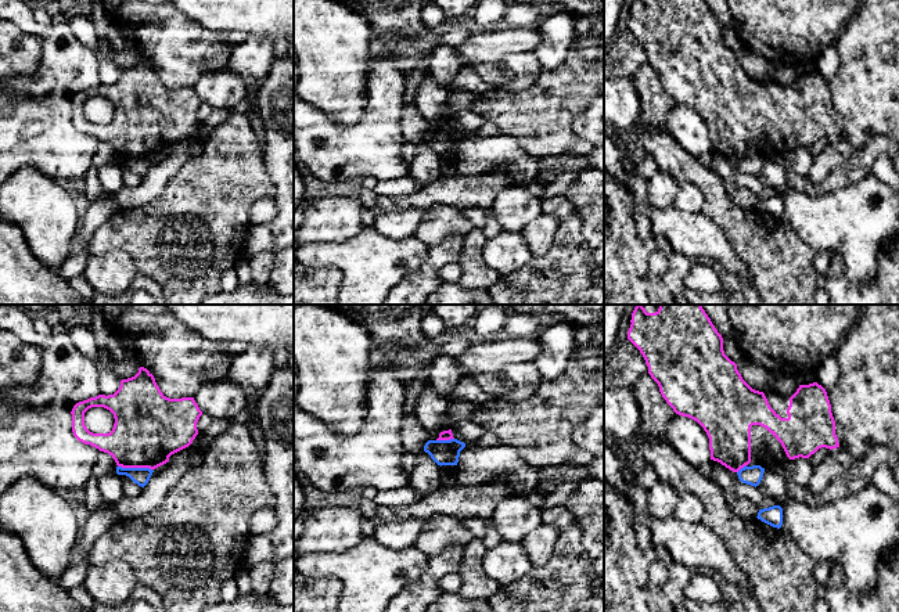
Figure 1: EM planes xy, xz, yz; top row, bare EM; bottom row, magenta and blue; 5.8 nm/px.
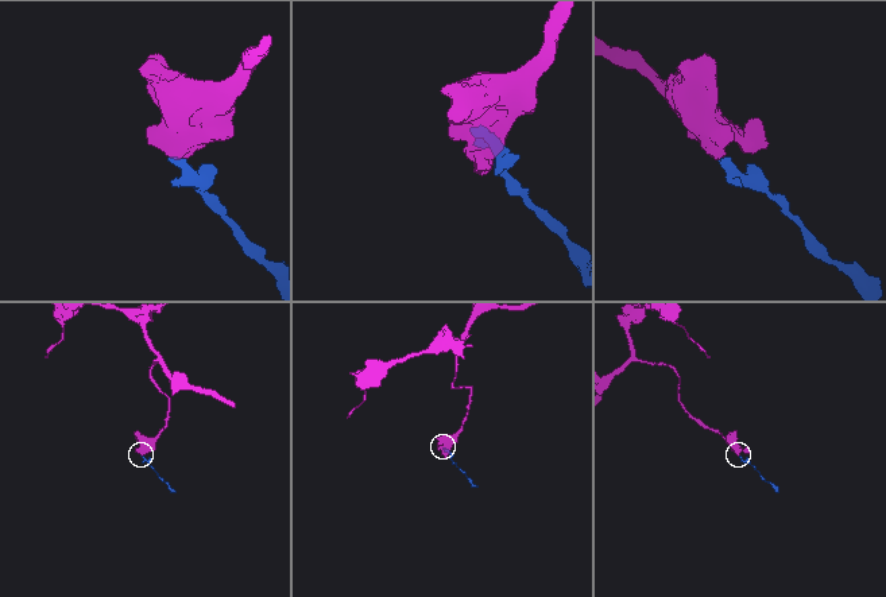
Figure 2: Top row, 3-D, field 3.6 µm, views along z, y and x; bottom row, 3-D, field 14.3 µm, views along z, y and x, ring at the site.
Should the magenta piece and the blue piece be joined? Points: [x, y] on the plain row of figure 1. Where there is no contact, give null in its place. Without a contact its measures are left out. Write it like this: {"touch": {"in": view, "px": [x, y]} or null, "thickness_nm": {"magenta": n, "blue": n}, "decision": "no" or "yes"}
{"touch": {"in": "xy", "px": [135, 157]}, "thickness_nm": {"magenta": 400, "blue": 100}, "decision": "no"}

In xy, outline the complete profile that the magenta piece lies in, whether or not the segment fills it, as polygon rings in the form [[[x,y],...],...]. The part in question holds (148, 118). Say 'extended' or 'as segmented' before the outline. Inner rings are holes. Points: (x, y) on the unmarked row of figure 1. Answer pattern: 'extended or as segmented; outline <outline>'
as segmented; outline [[[144,57],[127,69],[121,71],[114,84],[98,84],[79,91],[72,101],[73,126],[100,141],[108,143],[122,158],[155,159],[169,151],[169,147],[188,137],[198,125],[197,112],[202,105],[194,87],[169,89]],[[91,97],[104,97],[114,104],[115,114],[109,123],[93,123],[84,115],[84,102]]]

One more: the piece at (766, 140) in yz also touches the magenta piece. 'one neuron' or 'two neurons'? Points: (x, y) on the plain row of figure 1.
one neuron

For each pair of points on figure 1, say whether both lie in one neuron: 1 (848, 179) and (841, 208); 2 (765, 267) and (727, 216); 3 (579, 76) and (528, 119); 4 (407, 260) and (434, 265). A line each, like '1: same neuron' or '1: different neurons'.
1: different neurons
2: same neuron
3: same neuron
4: different neurons

